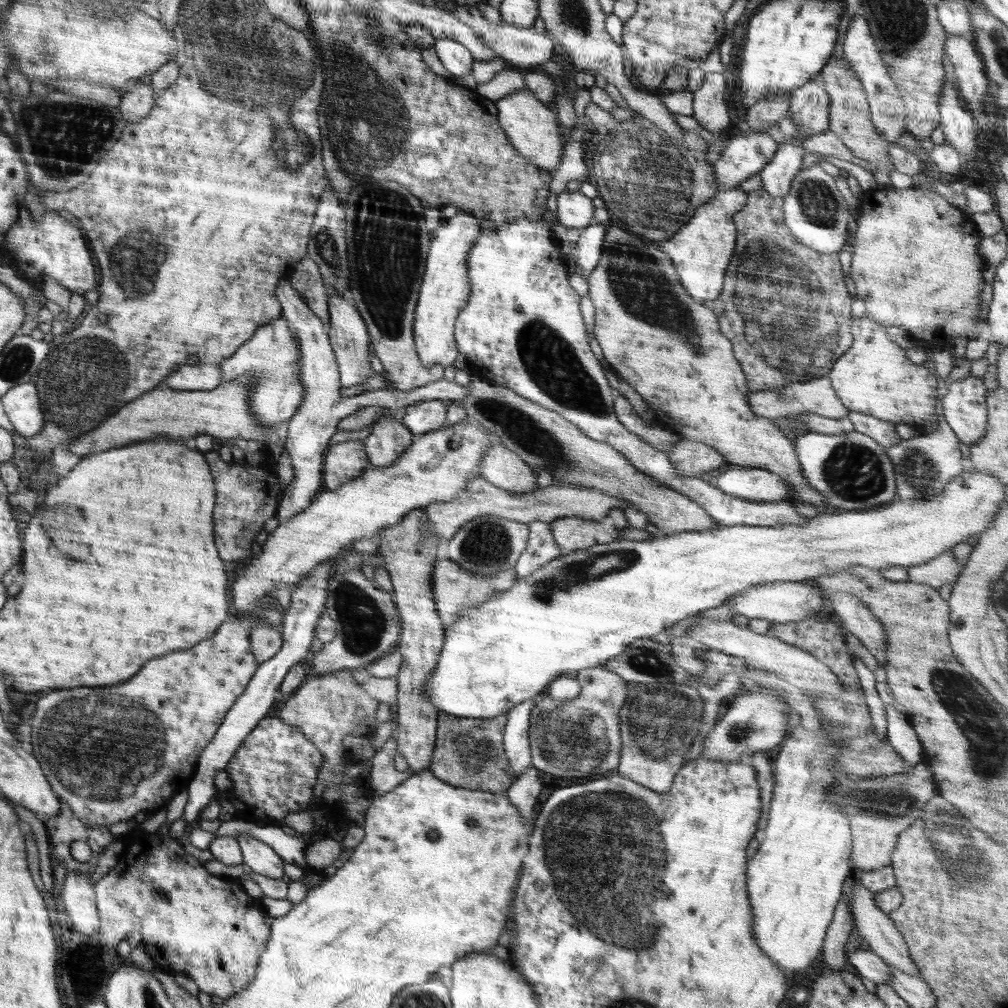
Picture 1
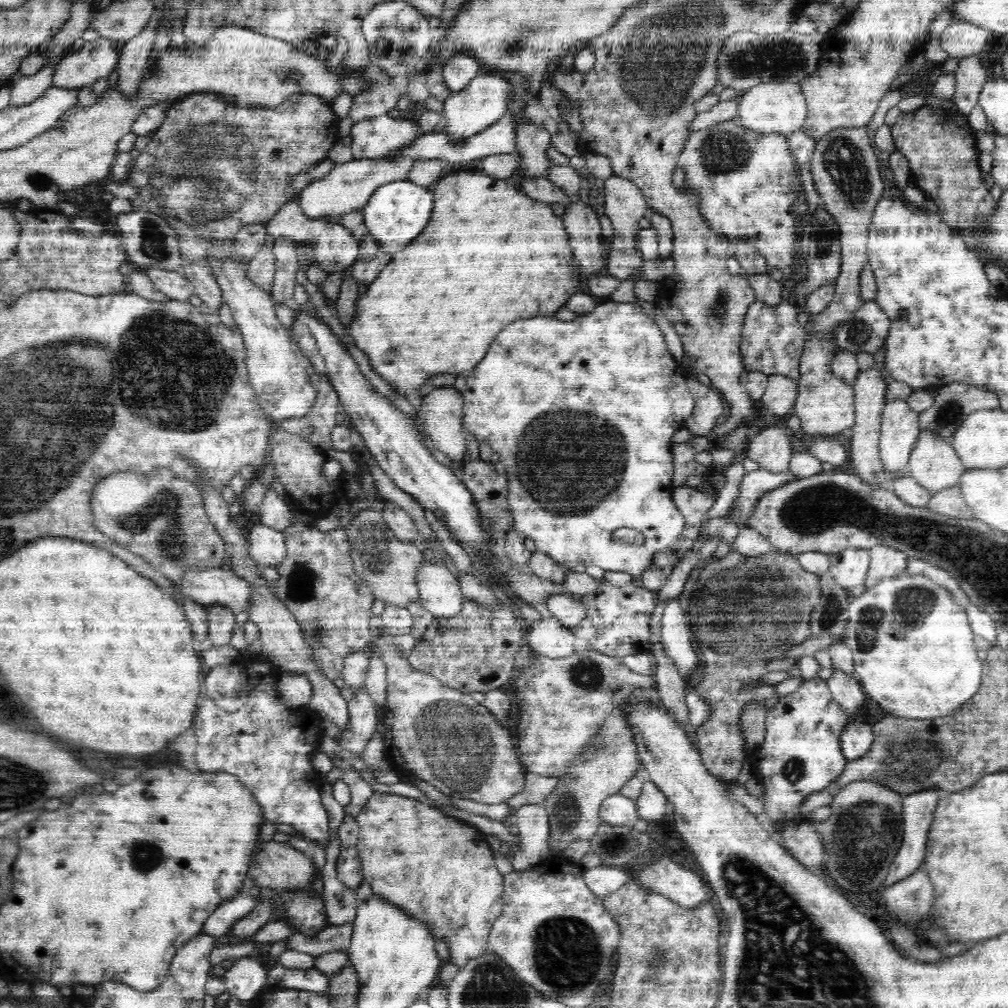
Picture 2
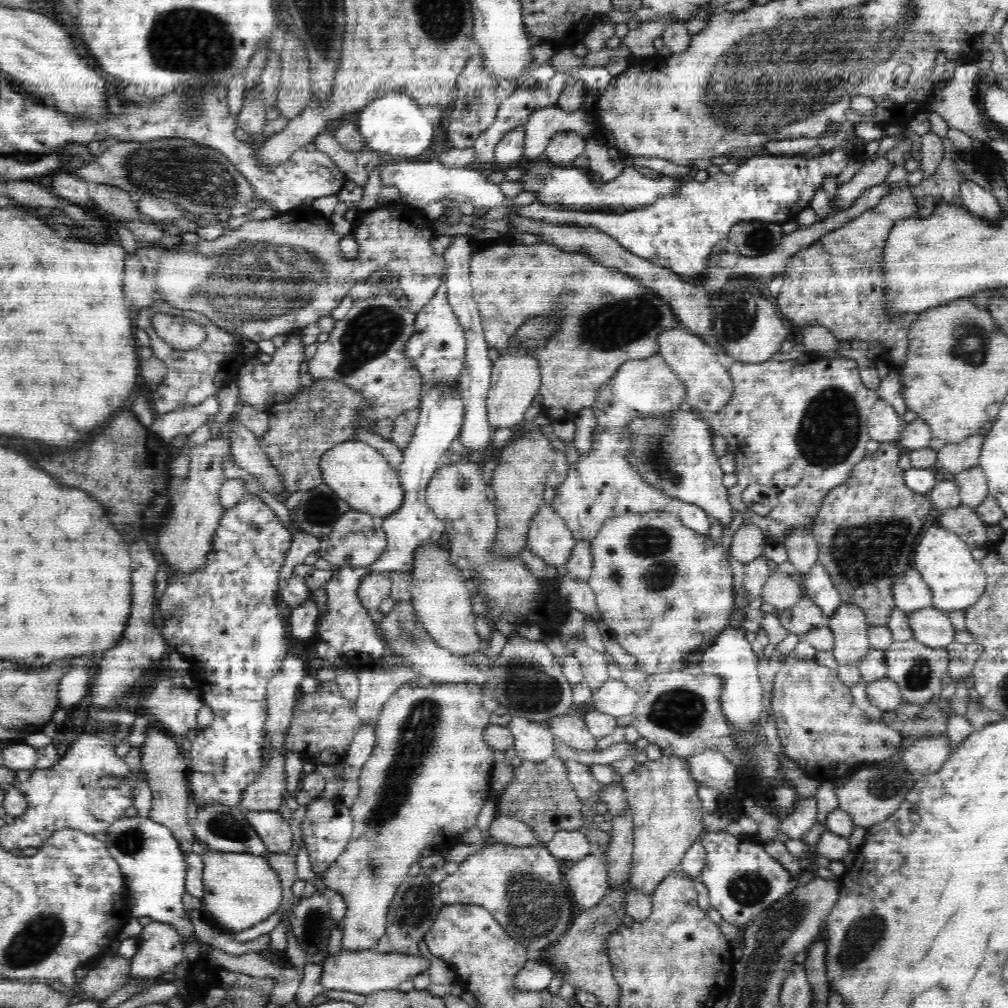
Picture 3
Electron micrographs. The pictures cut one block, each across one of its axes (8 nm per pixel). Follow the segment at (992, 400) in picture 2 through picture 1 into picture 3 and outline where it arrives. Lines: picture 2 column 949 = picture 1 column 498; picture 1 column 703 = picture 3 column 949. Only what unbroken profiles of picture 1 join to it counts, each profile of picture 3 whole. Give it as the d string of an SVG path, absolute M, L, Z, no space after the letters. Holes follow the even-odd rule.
M962 504L945 510L937 524L950 532L955 532L971 548L988 546L987 525L974 510Z

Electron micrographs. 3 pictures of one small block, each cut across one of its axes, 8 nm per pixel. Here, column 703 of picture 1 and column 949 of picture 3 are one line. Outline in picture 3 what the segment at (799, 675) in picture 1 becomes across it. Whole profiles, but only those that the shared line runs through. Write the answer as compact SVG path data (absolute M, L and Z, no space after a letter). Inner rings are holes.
M922 608L910 613L910 627L915 639L932 648L947 648L955 641L954 626L946 612Z

